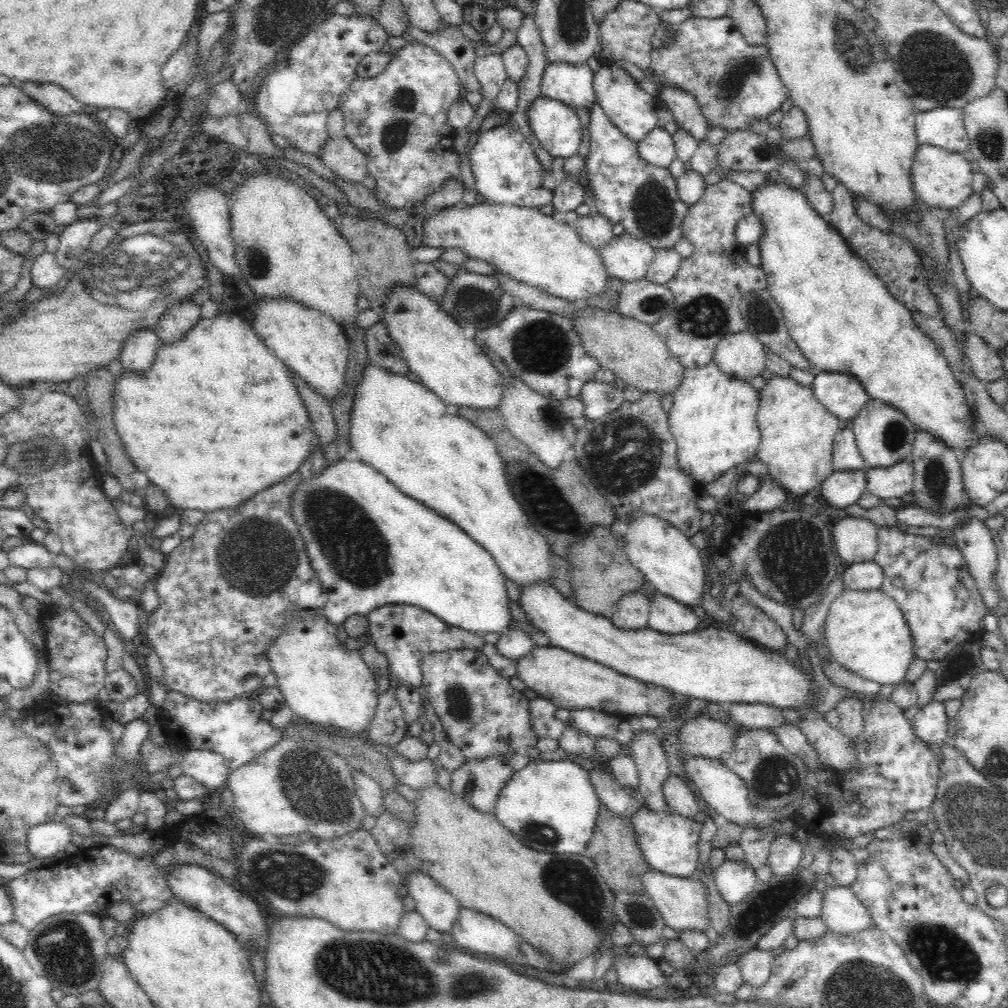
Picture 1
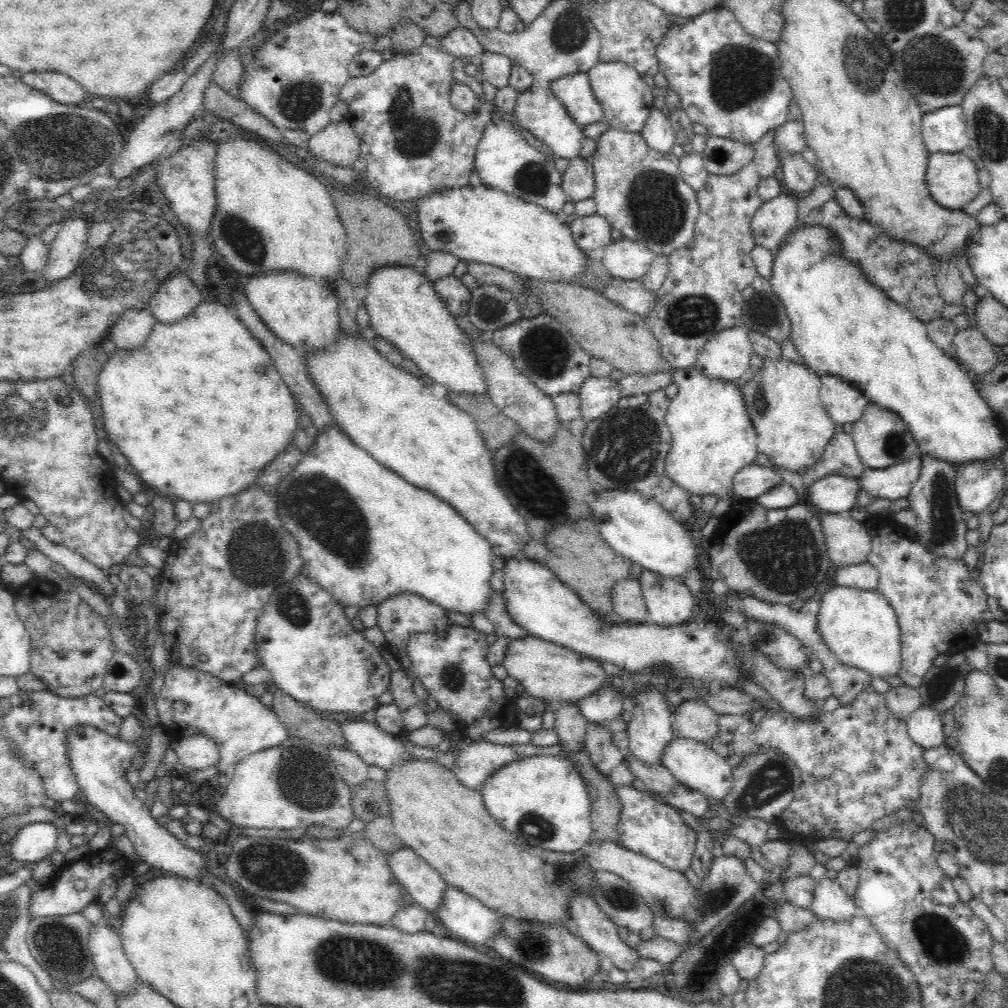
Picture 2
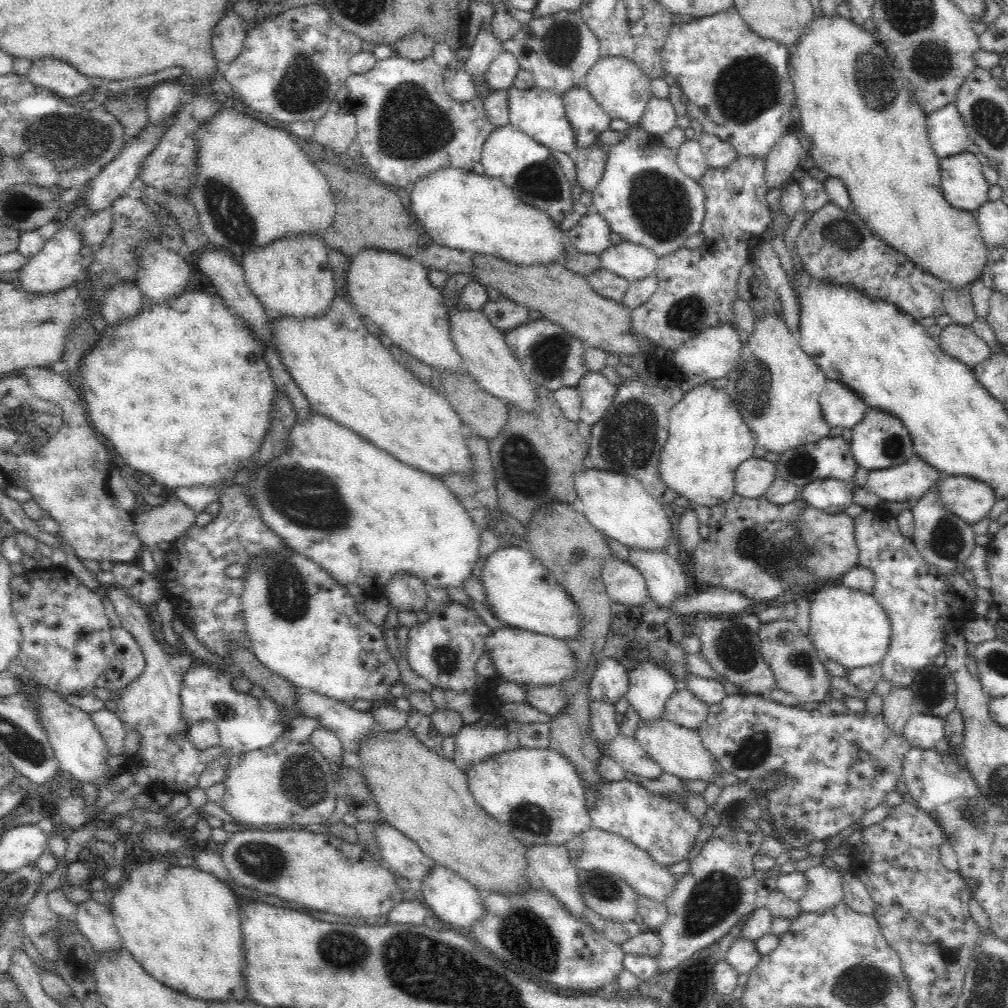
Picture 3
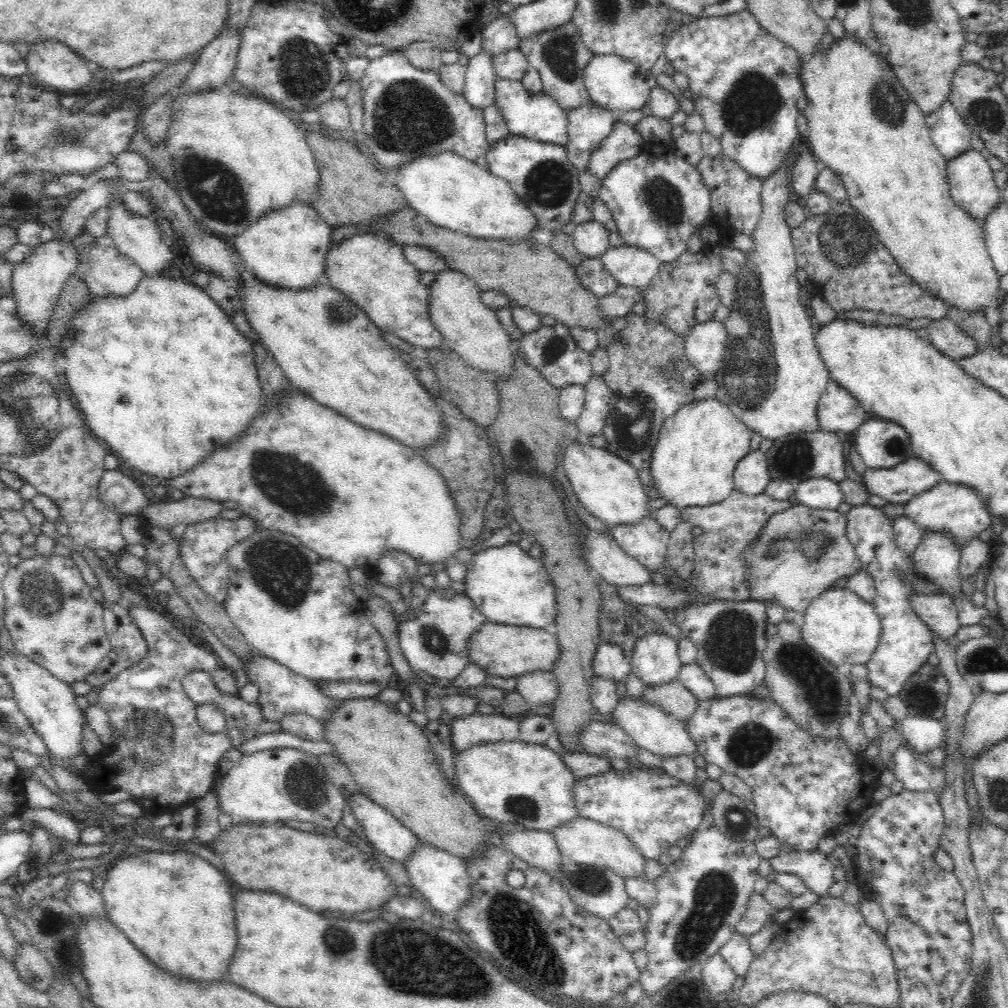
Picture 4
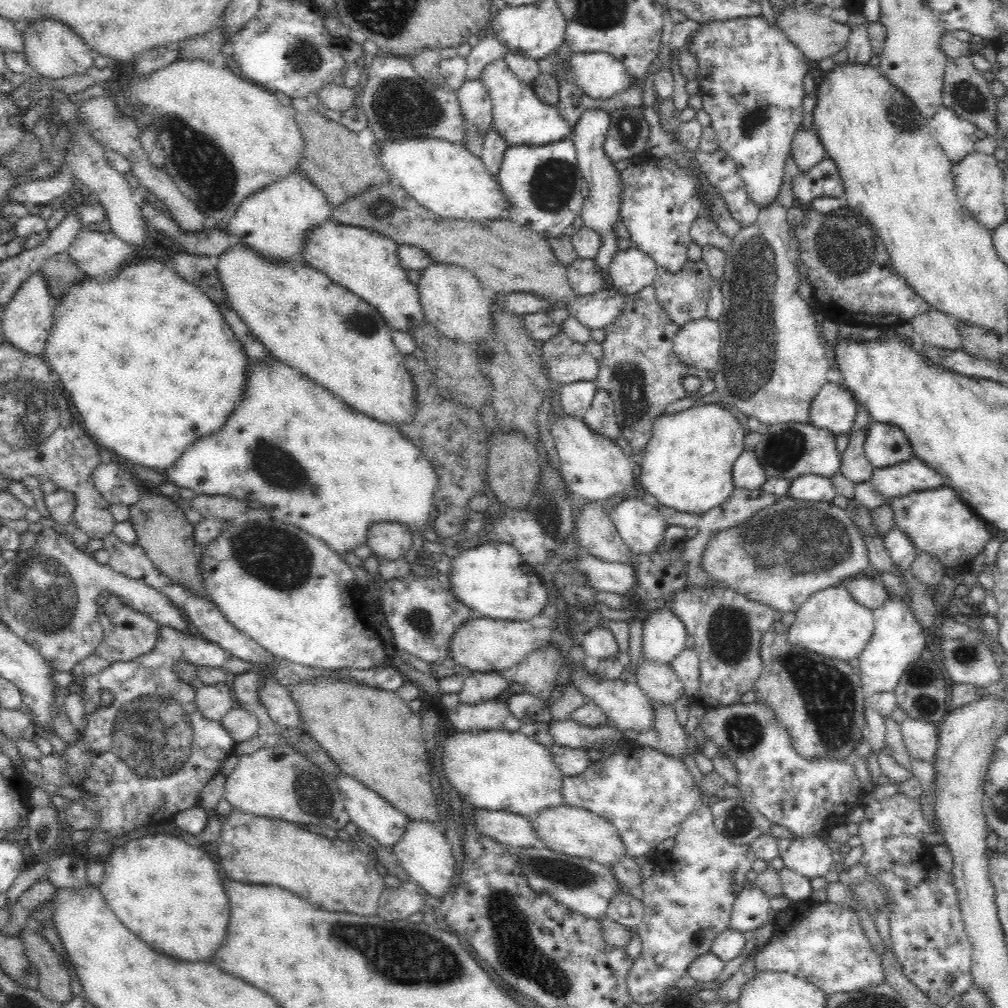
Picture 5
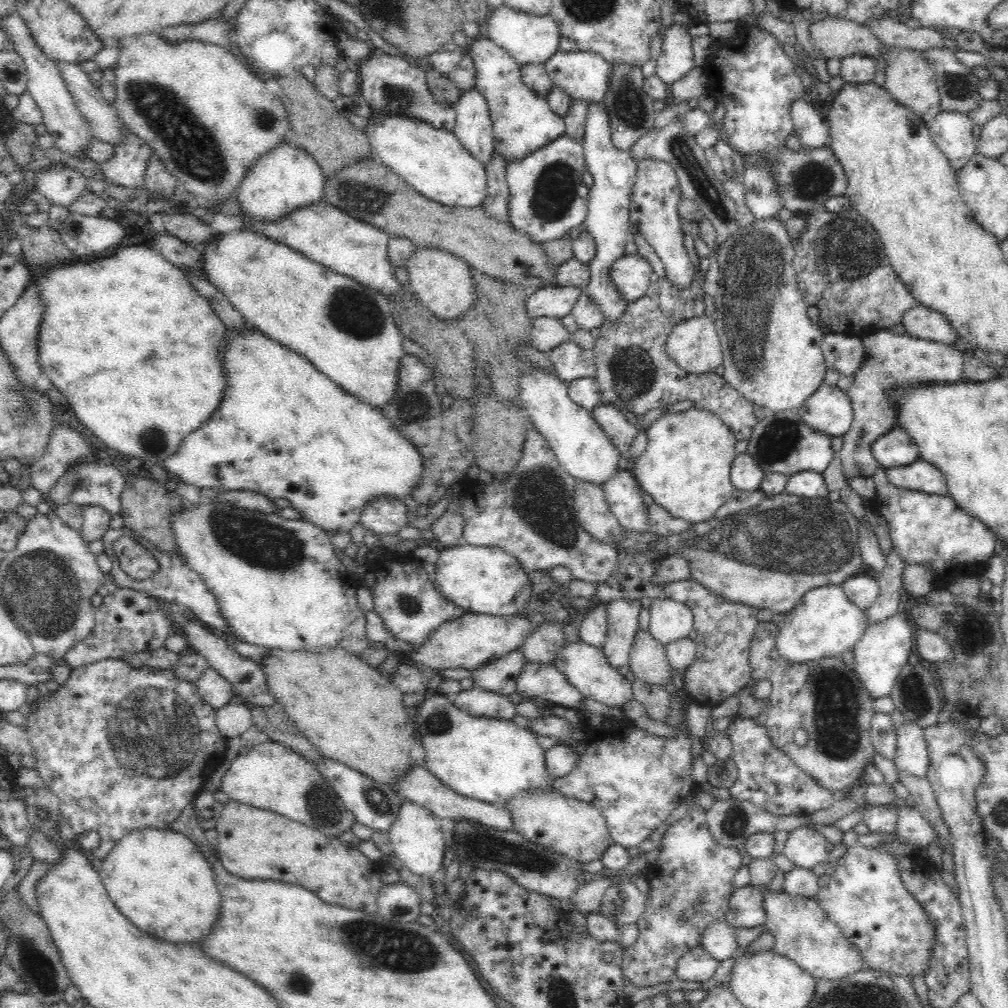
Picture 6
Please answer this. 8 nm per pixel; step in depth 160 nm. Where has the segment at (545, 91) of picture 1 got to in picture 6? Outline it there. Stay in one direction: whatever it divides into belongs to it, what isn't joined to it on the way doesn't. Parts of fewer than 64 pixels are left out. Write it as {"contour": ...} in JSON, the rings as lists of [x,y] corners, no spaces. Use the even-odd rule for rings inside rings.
{"contour":[[[603,102],[590,104],[585,122],[581,146],[587,172],[593,177],[594,184],[588,194],[584,224],[596,242],[596,255],[589,263],[591,277],[584,291],[599,306],[605,320],[618,320],[624,314],[628,301],[613,285],[610,270],[616,260],[625,256],[624,247],[629,235],[629,206],[632,204],[631,195],[636,183],[637,162],[631,158],[630,152],[621,152],[614,147],[611,140],[609,114]]]}

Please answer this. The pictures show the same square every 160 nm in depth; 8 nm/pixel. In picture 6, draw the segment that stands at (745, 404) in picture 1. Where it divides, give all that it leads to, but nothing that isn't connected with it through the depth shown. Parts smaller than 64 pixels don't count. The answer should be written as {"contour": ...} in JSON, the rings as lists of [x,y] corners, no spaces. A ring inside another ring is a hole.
{"contour":[[[694,407],[686,412],[665,413],[646,427],[644,432],[647,446],[643,453],[629,464],[642,490],[648,492],[654,503],[663,506],[672,516],[694,523],[711,519],[735,489],[731,481],[731,466],[737,455],[734,449],[737,440],[732,431],[717,414]]]}

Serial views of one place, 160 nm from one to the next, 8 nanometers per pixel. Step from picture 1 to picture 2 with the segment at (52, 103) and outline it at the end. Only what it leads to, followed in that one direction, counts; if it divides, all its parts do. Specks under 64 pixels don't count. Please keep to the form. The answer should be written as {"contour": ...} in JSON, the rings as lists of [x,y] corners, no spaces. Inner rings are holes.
{"contour":[[[27,72],[20,79],[26,86],[48,95],[60,104],[74,105],[86,96],[80,84],[58,72]]]}

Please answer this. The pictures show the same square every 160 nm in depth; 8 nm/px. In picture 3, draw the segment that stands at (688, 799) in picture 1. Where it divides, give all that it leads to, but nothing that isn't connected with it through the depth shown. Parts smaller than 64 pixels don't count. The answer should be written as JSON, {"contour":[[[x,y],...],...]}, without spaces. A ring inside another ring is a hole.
{"contour":[[[616,736],[605,750],[624,770],[648,780],[656,780],[663,773],[662,767],[642,748],[635,738]]]}

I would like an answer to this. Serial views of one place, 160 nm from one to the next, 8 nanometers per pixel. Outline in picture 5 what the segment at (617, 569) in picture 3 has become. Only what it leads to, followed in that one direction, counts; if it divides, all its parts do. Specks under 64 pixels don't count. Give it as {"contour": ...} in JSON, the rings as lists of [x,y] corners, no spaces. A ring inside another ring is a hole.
{"contour":[[[588,501],[584,511],[576,520],[578,546],[580,551],[604,562],[631,564],[632,553],[616,531],[609,514],[602,507],[602,501]]]}

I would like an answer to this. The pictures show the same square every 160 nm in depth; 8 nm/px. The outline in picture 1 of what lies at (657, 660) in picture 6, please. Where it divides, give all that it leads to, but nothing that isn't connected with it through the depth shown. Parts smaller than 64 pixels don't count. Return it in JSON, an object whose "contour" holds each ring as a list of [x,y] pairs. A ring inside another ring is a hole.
{"contour":[[[706,716],[686,720],[678,734],[683,755],[721,760],[736,744],[734,731],[728,725]]]}

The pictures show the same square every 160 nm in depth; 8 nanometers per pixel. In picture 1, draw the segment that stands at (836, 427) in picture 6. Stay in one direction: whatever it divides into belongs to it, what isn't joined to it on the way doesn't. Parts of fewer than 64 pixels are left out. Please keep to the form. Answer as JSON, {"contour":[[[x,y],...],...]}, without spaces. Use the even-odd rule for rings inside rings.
{"contour":[[[819,371],[811,387],[816,401],[840,420],[853,419],[870,399],[862,383],[848,373]]]}

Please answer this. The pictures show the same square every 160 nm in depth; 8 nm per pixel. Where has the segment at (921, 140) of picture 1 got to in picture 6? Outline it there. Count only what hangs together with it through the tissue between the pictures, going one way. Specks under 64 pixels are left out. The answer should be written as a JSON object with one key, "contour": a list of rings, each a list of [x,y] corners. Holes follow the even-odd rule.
{"contour":[[[940,111],[928,126],[932,139],[955,171],[964,168],[977,154],[974,124],[967,114]]]}

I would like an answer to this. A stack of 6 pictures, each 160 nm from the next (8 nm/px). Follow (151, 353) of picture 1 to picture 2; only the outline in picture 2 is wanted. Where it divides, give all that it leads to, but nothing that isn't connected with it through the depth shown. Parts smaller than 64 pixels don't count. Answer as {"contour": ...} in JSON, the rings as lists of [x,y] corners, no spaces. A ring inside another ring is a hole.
{"contour":[[[128,309],[109,330],[108,338],[116,344],[116,349],[133,351],[145,345],[154,323],[150,310]]]}

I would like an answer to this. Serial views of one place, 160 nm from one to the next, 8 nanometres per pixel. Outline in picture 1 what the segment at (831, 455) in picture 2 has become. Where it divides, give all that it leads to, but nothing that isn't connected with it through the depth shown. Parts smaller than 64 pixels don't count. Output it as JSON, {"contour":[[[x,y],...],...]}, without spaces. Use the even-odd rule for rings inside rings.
{"contour":[[[847,426],[835,434],[832,462],[834,470],[860,470],[860,468],[867,468],[852,428]]]}

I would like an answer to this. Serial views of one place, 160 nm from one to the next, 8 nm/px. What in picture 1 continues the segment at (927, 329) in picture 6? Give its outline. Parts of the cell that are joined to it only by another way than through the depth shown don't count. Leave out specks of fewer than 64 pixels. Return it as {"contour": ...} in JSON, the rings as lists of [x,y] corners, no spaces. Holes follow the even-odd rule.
{"contour":[[[969,330],[963,353],[970,361],[974,375],[984,383],[1004,379],[1005,371],[997,351]]]}

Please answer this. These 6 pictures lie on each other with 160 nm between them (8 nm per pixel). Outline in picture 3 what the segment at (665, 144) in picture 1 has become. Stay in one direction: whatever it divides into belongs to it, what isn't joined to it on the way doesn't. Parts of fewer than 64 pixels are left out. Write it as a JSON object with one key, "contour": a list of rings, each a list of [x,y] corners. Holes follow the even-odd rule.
{"contour":[[[652,96],[638,126],[648,135],[662,139],[672,128],[677,126],[676,111],[674,111],[672,103],[667,98]]]}

